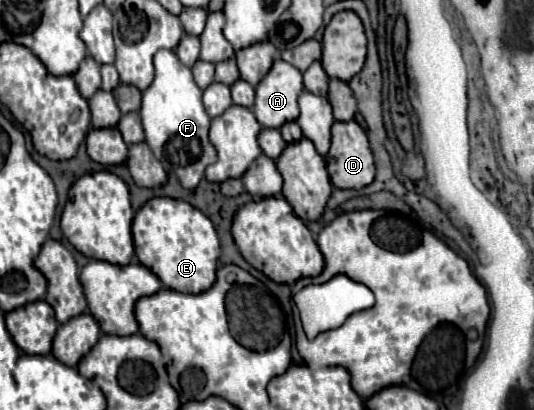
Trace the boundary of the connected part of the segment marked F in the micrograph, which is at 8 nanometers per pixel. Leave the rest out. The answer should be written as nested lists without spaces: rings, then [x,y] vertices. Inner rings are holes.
[[[158,50],[154,54],[154,68],[154,82],[144,90],[140,108],[146,142],[164,168],[180,178],[184,188],[196,188],[206,166],[216,160],[216,150],[208,140],[210,116],[202,106],[202,90],[196,86],[192,70],[172,50]]]

